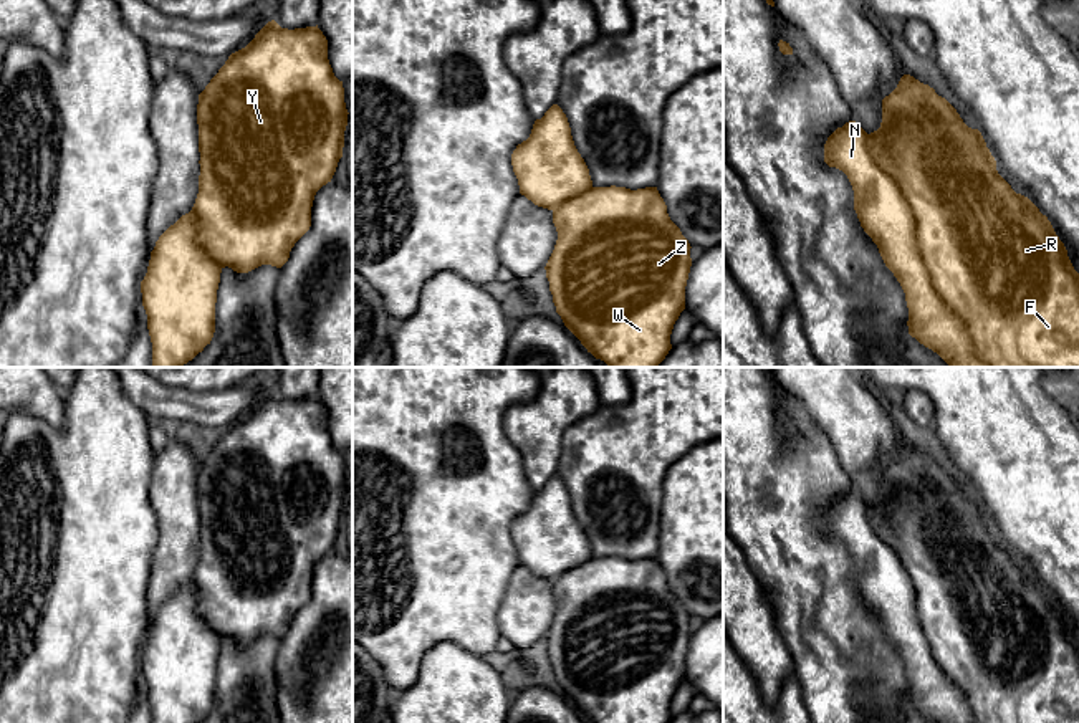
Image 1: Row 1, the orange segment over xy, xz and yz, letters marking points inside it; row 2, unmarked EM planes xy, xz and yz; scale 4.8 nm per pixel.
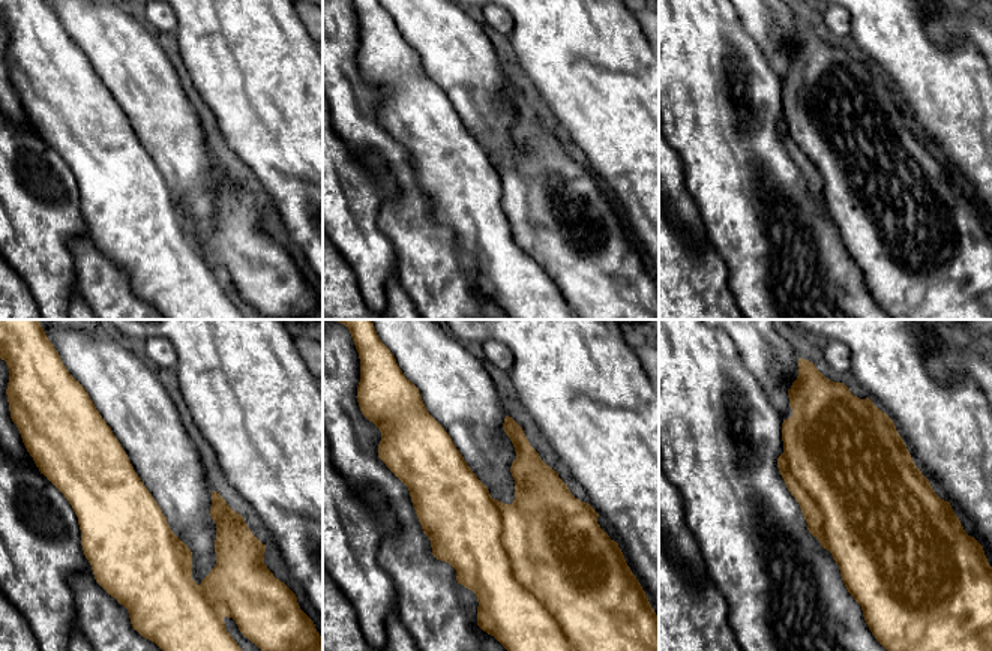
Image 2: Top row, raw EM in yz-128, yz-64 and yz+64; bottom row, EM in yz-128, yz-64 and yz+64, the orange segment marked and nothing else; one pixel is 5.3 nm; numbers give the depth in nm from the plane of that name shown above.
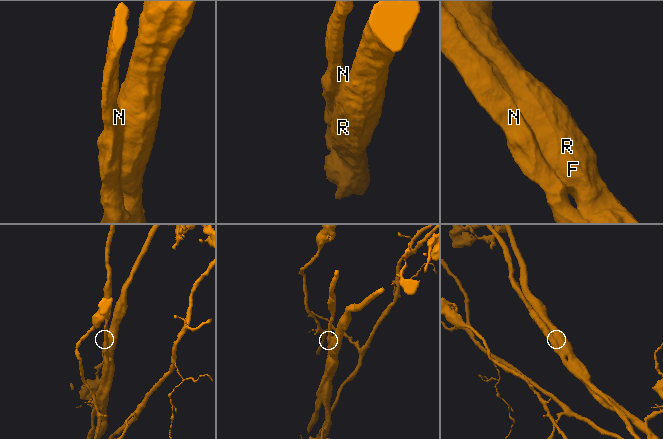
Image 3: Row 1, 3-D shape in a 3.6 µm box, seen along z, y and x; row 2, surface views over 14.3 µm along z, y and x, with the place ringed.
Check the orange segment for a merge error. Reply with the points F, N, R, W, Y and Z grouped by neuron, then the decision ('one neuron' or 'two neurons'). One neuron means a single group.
F N R W Y Z; one neuron

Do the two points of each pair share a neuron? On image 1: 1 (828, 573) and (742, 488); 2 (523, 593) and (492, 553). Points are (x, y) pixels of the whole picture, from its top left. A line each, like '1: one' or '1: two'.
1: one
2: two

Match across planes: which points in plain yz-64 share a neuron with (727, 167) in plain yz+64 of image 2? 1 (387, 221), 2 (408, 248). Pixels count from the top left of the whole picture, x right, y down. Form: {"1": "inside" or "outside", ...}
{"1": "inside", "2": "inside"}

